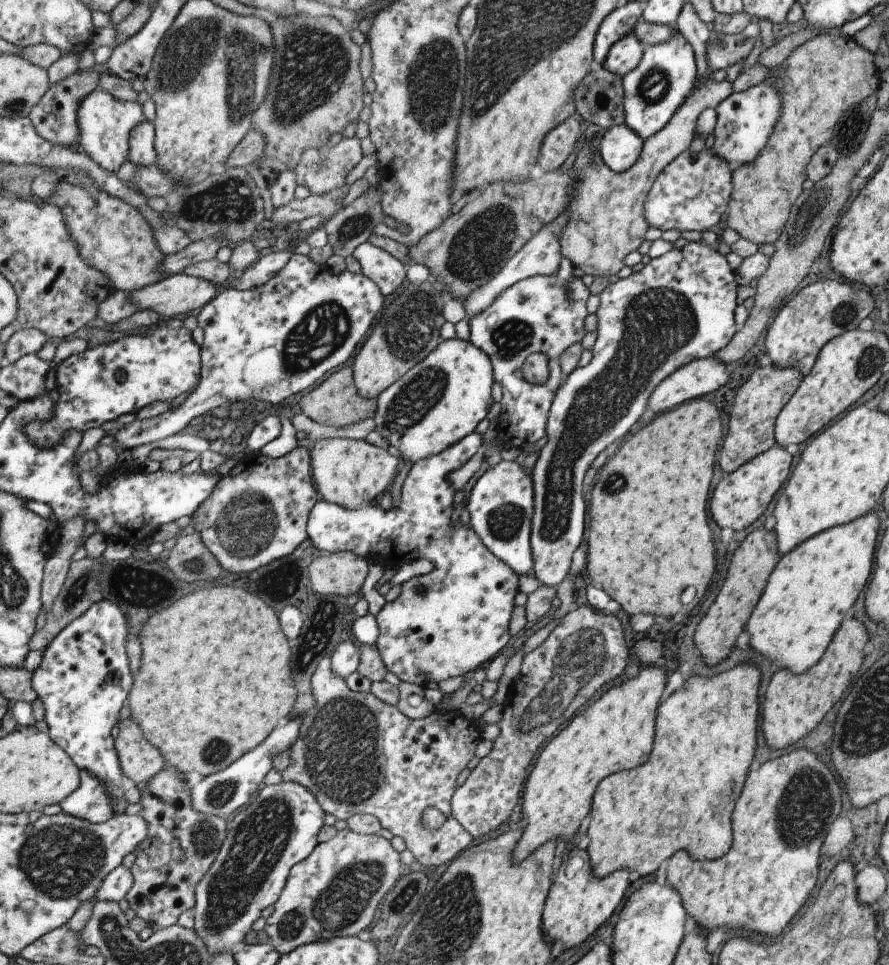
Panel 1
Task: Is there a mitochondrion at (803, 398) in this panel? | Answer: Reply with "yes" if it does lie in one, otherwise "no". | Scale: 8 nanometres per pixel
no

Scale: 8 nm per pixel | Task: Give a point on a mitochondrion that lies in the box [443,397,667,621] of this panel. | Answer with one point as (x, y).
(504, 522)

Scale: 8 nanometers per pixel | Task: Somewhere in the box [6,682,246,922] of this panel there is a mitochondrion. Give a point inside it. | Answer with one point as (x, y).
(60, 859)

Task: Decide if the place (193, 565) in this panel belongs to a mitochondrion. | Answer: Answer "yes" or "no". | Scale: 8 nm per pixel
yes

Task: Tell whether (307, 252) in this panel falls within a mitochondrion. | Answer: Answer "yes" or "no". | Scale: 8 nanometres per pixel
no

